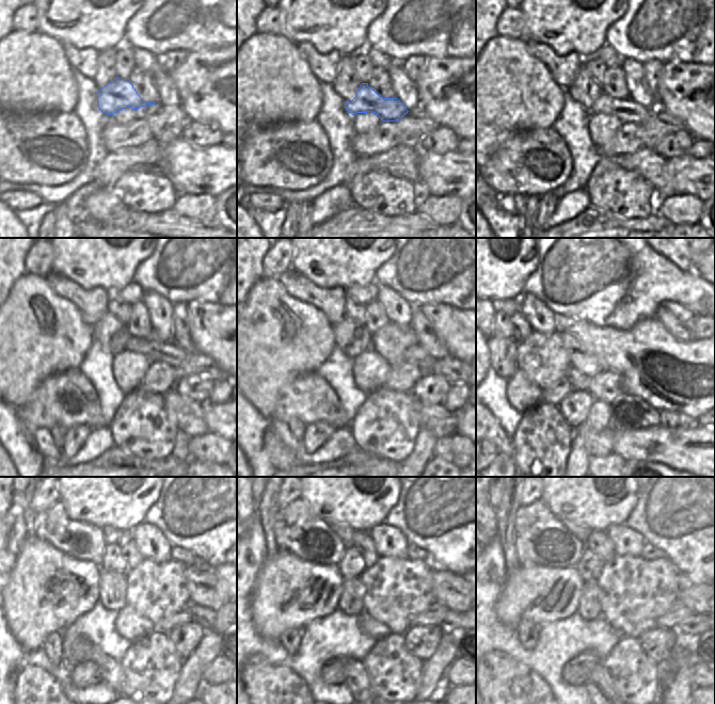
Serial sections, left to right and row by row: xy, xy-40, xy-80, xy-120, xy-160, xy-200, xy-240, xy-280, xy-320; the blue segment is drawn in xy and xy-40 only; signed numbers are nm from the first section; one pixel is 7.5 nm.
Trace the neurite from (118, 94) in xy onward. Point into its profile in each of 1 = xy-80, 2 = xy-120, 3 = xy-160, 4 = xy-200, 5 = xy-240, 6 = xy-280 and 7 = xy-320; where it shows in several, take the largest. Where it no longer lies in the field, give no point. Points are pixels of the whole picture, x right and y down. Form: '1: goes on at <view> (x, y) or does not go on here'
1: goes on at xy-80 (626, 110)
2: goes on at xy-120 (156, 351)
3: goes on at xy-160 (415, 354)
4: goes on at xy-200 (672, 370)
5: goes on at xy-240 (205, 617)
6: goes on at xy-280 (451, 623)
7: goes on at xy-320 (693, 625)

